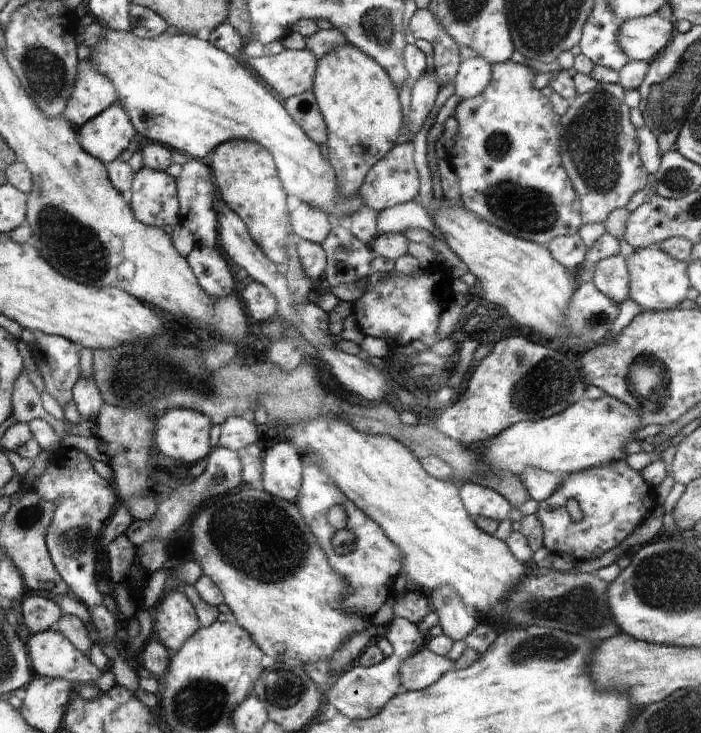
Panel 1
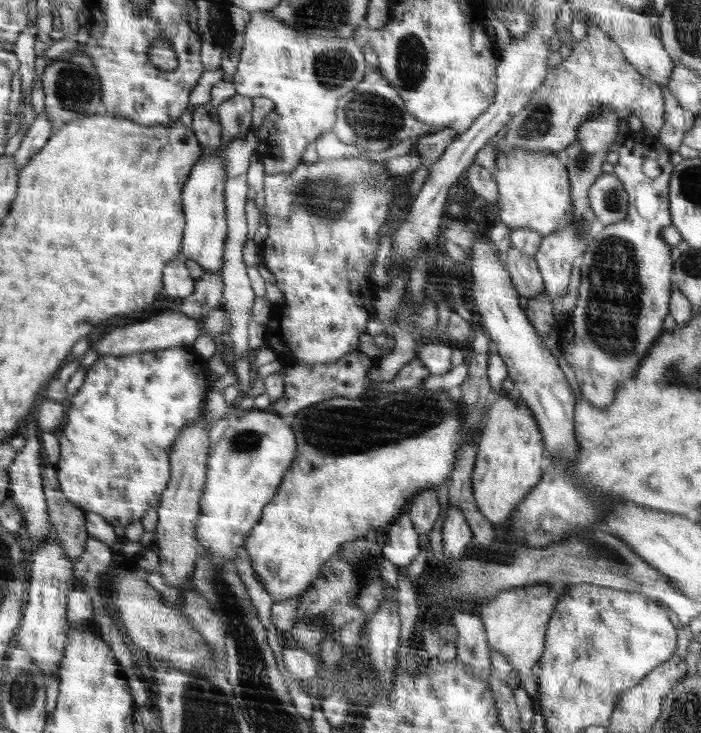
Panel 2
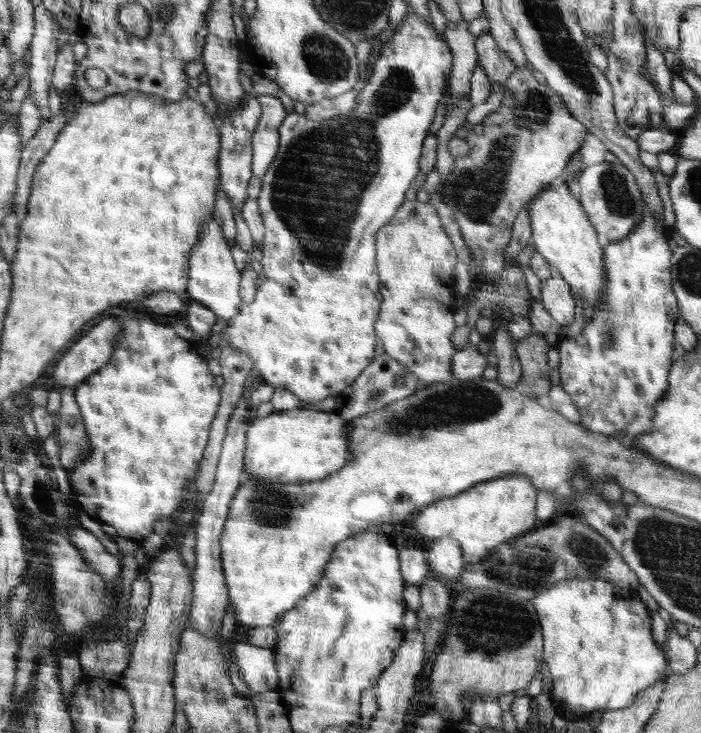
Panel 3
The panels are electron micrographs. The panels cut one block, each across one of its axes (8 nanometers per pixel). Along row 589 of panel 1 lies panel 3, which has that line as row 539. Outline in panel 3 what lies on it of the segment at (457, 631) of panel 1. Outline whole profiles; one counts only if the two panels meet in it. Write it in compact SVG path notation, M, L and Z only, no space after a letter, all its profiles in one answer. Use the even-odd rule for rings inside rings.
M440 538L426 547L427 564L436 578L458 580L464 567L464 558L454 538Z

